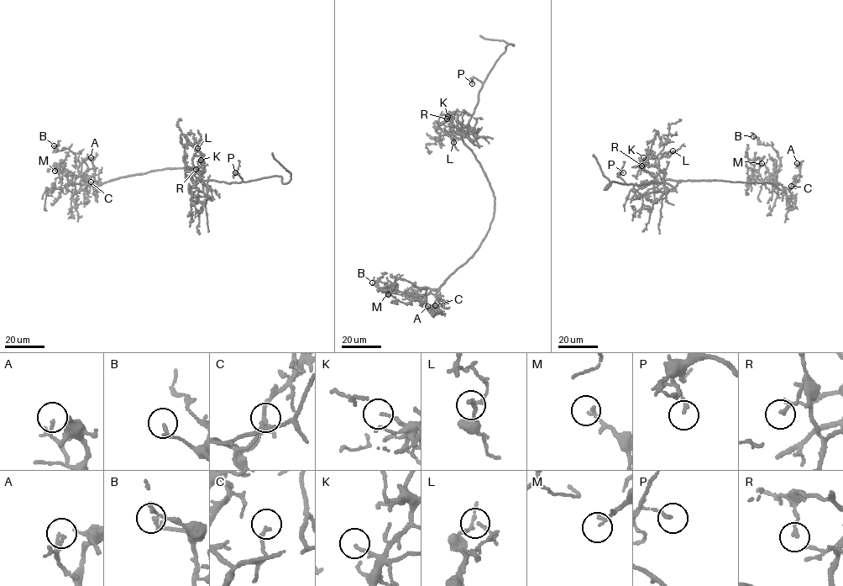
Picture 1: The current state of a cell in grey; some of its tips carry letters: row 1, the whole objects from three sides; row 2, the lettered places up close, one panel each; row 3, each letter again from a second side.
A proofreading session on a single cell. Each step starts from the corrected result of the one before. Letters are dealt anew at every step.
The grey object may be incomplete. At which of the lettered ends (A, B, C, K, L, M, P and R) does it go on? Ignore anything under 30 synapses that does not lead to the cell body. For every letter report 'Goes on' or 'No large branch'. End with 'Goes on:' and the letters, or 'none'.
A: No large branch
B: No large branch
C: No large branch
K: No large branch
L: No large branch
M: No large branch
P: No large branch
R: No large branch
Goes on: none

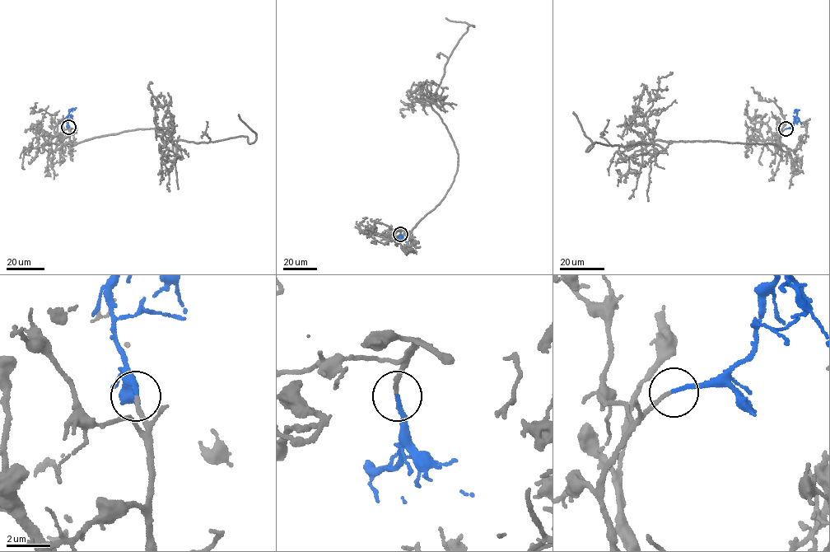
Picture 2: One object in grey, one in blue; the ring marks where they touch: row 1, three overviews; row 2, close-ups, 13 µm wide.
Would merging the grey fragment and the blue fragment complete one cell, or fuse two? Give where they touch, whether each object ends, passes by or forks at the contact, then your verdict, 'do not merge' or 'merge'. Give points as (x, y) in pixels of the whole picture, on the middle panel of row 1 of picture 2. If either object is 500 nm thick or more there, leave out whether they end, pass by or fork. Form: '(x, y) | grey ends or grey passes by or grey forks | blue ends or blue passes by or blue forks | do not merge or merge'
(400, 234) | grey ends | blue ends | merge

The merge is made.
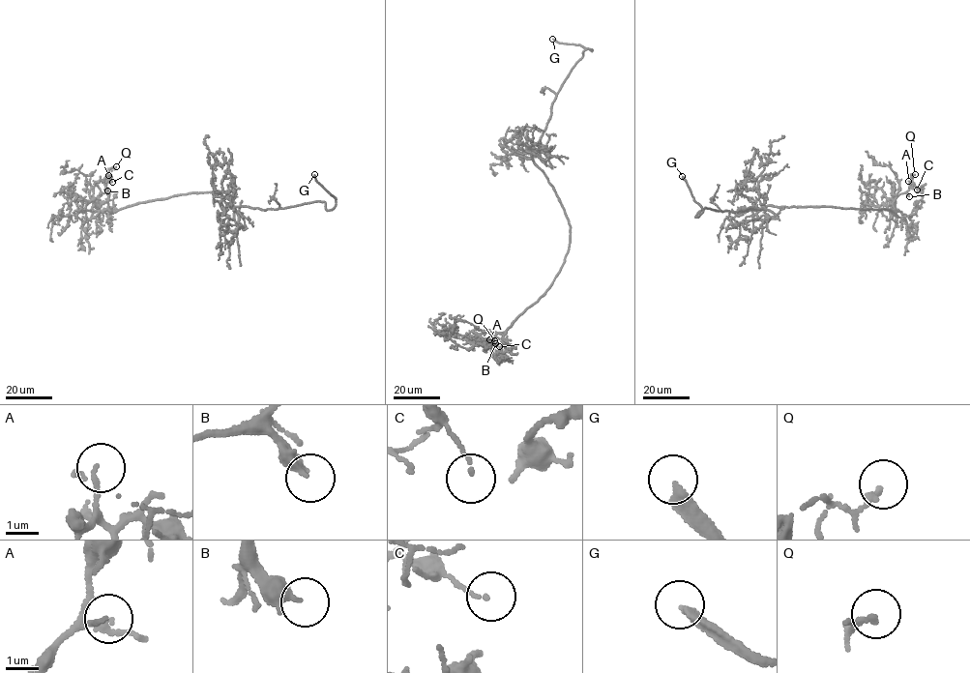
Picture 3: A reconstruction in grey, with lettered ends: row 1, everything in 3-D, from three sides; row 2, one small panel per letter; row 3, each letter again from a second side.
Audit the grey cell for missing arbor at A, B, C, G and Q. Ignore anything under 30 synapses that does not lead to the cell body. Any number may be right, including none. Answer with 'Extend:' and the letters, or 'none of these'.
Extend: G

